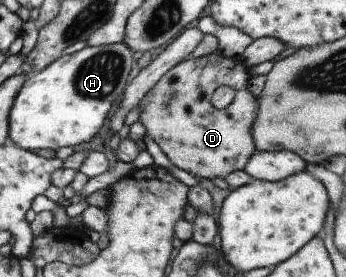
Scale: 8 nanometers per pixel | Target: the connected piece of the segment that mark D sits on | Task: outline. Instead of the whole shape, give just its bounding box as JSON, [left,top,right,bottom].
[134,51,258,179]

